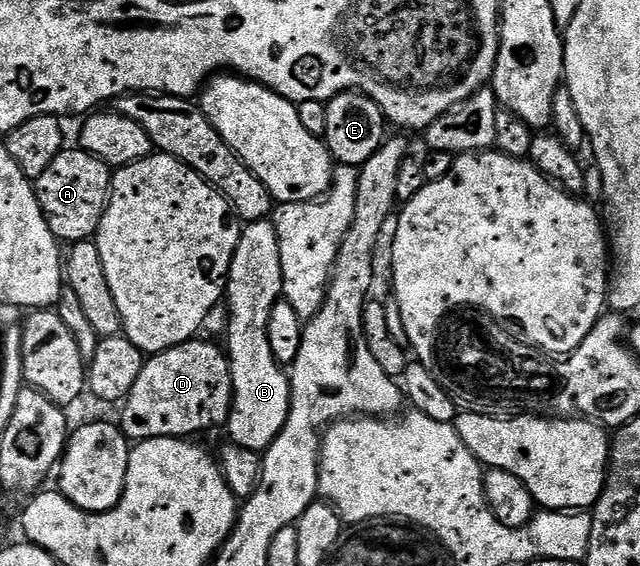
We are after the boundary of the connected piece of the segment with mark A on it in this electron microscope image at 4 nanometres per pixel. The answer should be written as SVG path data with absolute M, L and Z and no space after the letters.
M81 148L70 149L62 149L56 156L56 160L52 160L52 164L48 164L48 168L44 168L44 172L36 179L38 202L42 205L42 211L46 213L50 231L54 233L55 238L66 244L85 242L97 235L112 189L112 170L106 159L97 158L90 151Z

